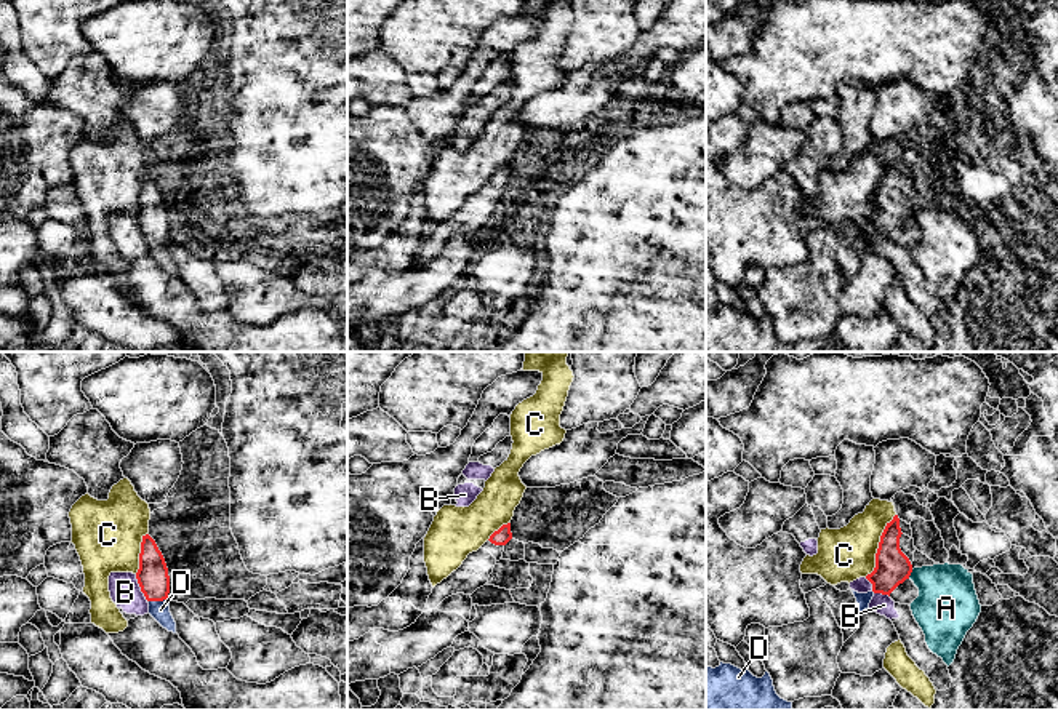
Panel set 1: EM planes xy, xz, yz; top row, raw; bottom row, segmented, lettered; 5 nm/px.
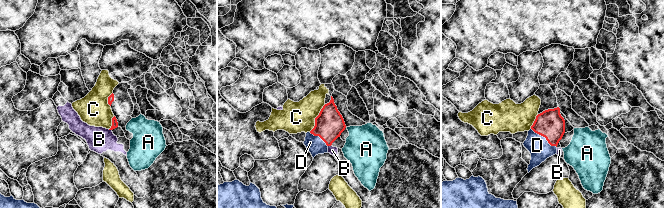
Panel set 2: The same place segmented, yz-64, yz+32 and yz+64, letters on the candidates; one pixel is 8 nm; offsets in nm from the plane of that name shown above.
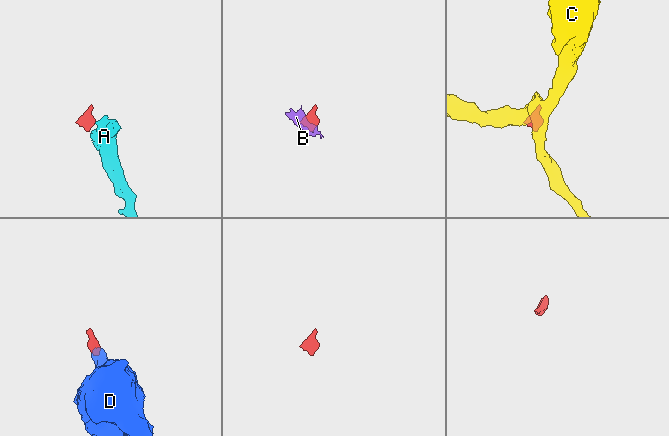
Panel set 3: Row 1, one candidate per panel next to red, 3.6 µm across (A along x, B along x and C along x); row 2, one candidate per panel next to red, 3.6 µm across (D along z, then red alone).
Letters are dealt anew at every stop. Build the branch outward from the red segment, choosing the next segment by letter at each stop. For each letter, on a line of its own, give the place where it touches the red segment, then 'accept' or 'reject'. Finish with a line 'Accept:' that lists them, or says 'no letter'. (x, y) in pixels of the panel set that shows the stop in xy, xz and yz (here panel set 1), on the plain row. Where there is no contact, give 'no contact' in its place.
A: contact yz (909, 216); reject
B: contact yz (874, 234); reject
C: contact yz (879, 187); reject
D: contact xy (157, 242); accept
Accept: D

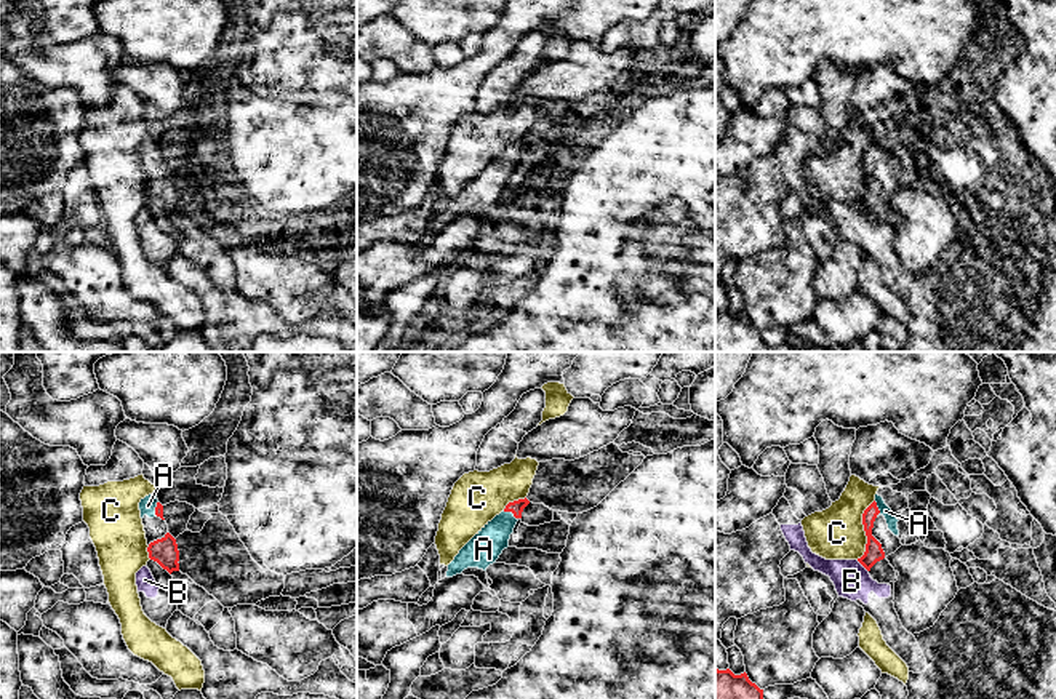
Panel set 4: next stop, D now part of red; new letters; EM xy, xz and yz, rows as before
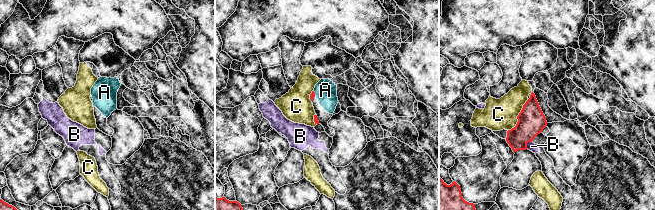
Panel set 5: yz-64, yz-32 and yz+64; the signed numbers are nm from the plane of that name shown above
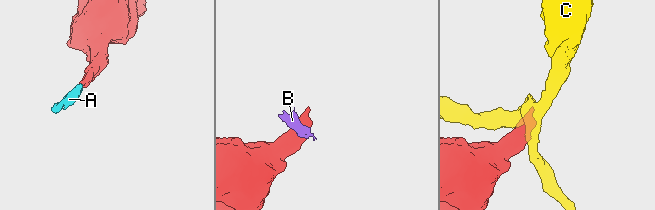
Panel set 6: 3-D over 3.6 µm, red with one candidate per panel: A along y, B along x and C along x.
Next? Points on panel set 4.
A: contact xz (511, 152); accept
B: contact yz (863, 207); reject
C: contact yz (864, 171); reject
Accept: A

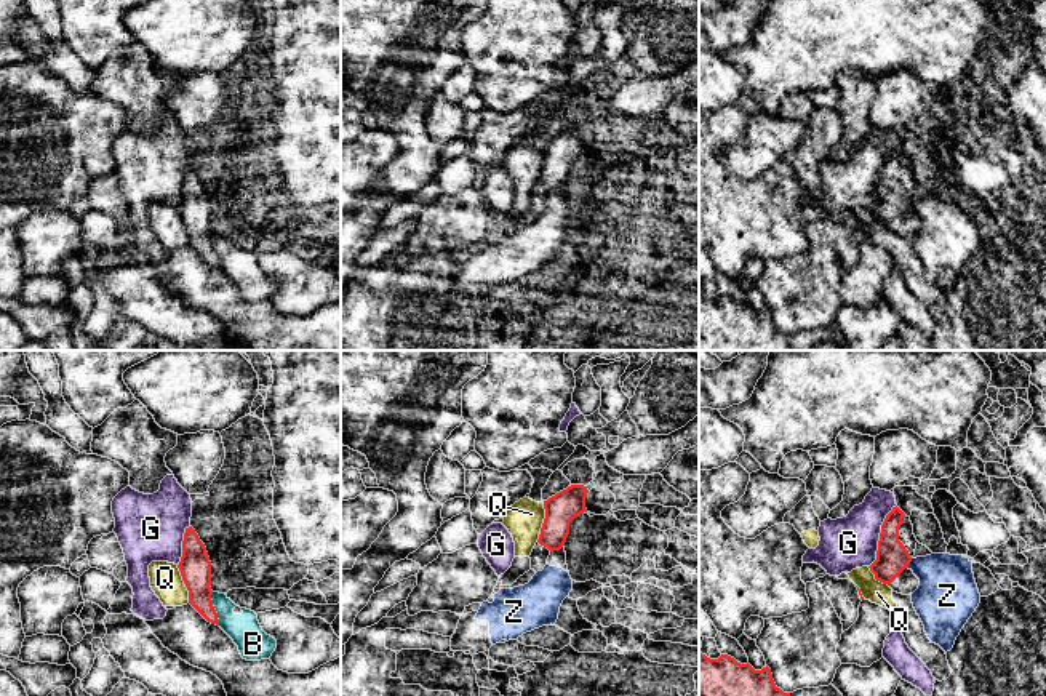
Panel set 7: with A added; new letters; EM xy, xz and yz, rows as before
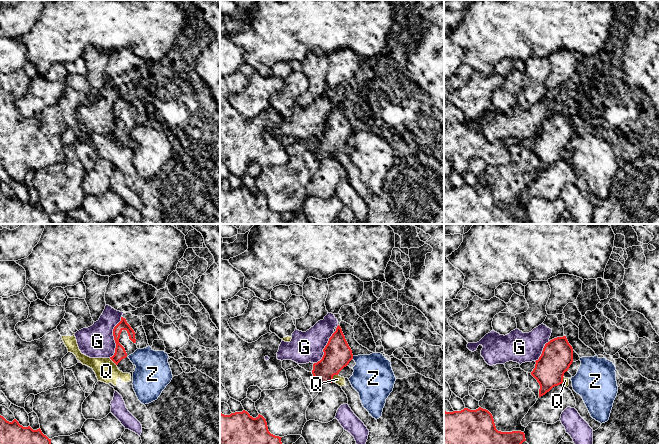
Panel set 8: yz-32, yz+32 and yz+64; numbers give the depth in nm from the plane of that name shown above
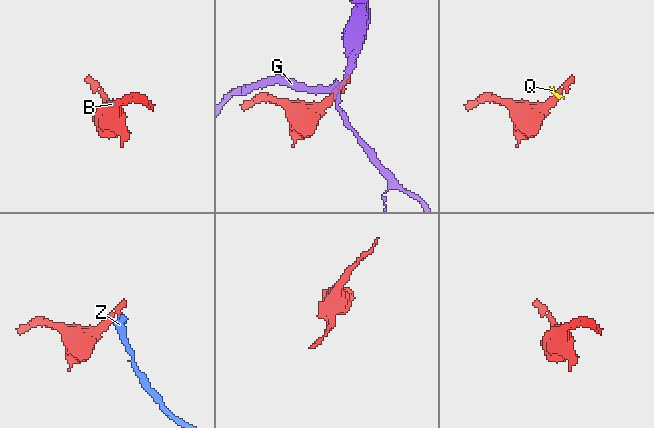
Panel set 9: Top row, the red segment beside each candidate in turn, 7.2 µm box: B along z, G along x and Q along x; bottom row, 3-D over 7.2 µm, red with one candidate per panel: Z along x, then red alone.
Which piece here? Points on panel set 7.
B: contact xy (213, 250); reject
G: contact yz (880, 178); reject
Q: contact xz (544, 164); reject
Z: contact yz (909, 205); reject
Accept: no letter

